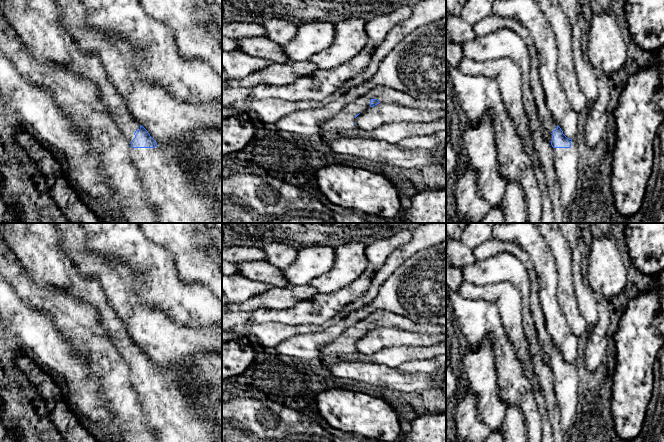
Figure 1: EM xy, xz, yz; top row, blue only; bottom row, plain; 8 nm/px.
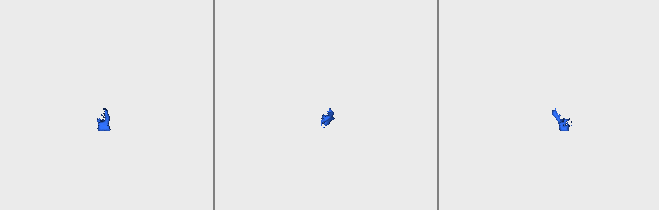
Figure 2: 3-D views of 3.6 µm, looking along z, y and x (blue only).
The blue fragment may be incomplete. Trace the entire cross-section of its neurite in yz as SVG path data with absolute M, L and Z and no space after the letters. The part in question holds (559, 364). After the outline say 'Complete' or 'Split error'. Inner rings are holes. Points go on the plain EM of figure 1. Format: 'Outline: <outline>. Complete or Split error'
Outline: M491 238L474 249L476 260L485 260L502 252L518 258L527 270L531 282L531 316L544 361L552 369L553 386L557 398L560 422L564 432L574 423L578 413L579 376L576 363L569 363L556 348L545 327L545 318L539 303L539 279L527 252L516 243Z. Split error

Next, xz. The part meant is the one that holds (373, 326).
Outline: M378 310L348 328L336 340L323 345L320 348L321 355L338 360L343 354L353 354L356 352L355 342L367 332L373 331L380 326L396 327L426 335L446 334L446 326L416 322L397 313Z. Split error

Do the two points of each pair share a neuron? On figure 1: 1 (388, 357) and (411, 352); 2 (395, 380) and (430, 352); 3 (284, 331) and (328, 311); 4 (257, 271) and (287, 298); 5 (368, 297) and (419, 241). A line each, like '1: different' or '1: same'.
1: same
2: different
3: different
4: different
5: same

